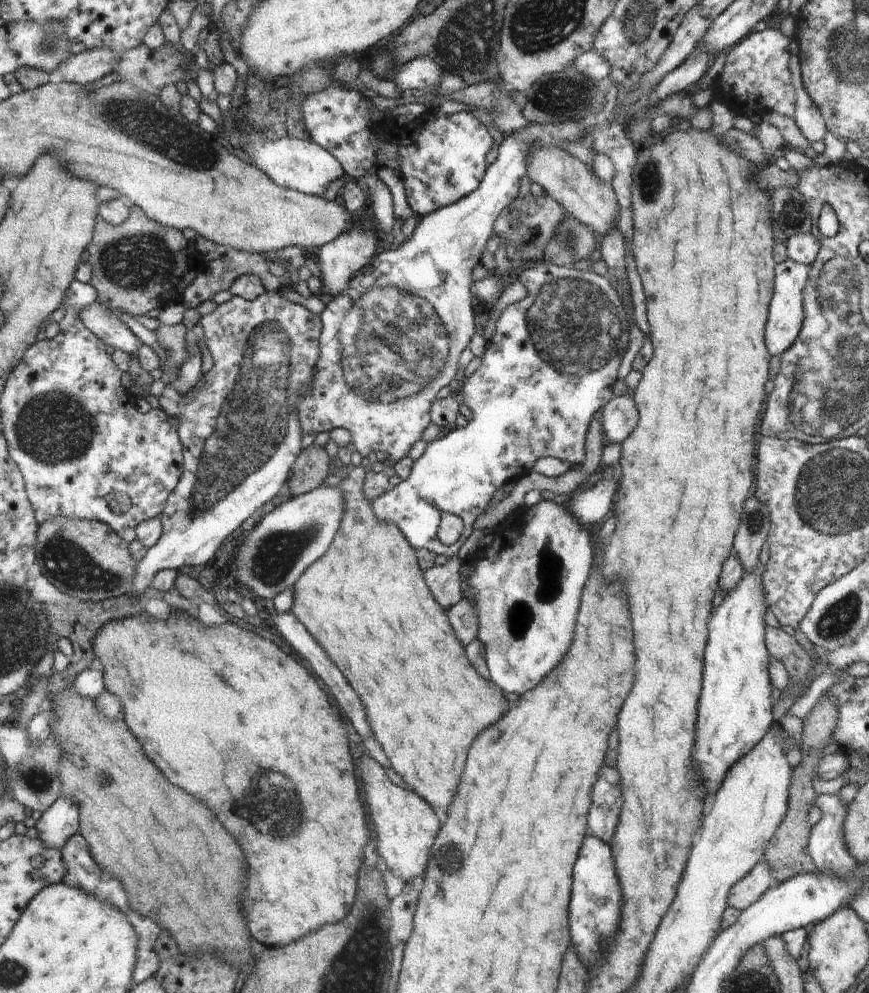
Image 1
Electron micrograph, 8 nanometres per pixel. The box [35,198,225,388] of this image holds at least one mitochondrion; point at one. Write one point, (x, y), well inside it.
(130, 262)

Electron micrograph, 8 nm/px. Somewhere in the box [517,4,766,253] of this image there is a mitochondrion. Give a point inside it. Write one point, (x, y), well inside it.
(557, 96)

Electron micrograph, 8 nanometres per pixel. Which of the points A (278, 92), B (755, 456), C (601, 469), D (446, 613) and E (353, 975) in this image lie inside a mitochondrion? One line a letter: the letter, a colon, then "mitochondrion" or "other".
A: mitochondrion
B: other
C: other
D: other
E: mitochondrion

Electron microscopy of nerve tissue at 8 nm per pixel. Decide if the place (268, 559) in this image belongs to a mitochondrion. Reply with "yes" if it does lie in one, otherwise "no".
yes

